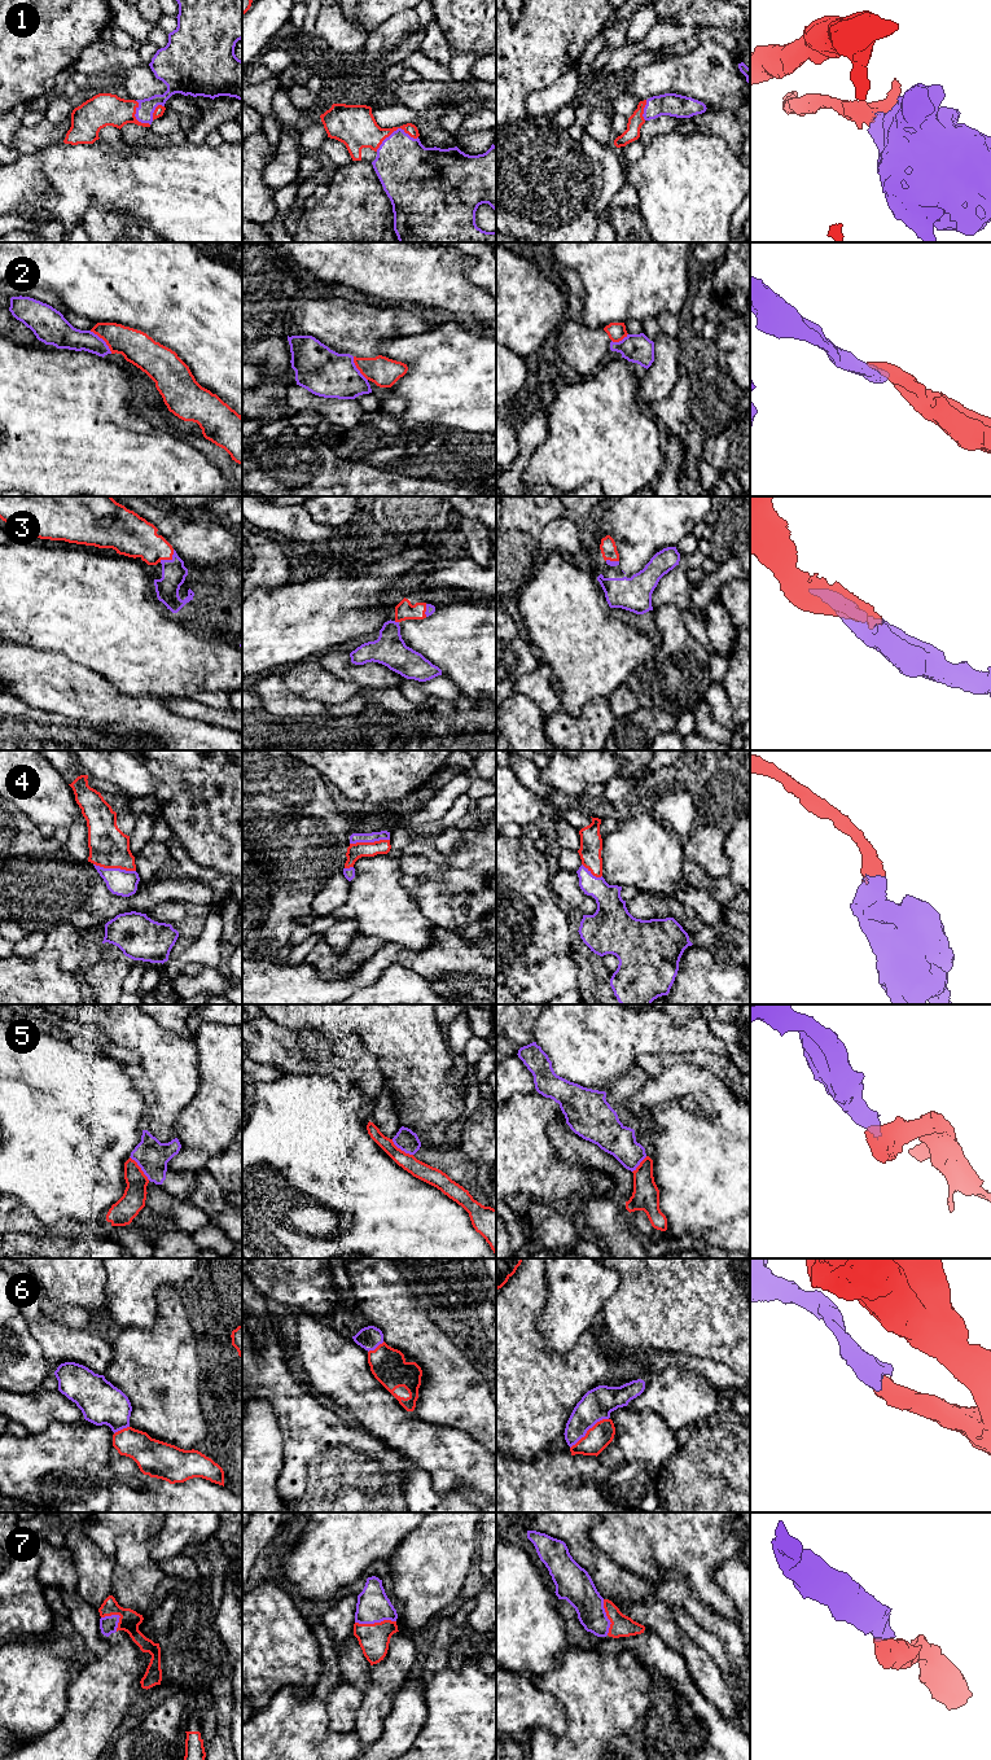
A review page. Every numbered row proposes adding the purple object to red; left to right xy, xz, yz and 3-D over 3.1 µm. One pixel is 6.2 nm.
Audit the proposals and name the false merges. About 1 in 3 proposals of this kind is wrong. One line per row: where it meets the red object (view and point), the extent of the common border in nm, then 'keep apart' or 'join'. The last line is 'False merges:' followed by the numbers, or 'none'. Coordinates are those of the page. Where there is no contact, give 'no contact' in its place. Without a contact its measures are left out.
1: meets red in xz at (395, 130); contact 280 nm long; join
2: meets red in xy at (102, 338); contact 200 nm long; keep apart
3: meets red in xy at (169, 559); contact 120 nm long; join
4: meets red in xy at (114, 867); contact 260 nm long; join
5: meets red in xy at (140, 1168); contact 200 nm long; keep apart
6: meets red in yz at (588, 1430); contact 300 nm long; join
7: meets red in xz at (375, 1623); contact 260 nm long; join
False merges: 2, 5

